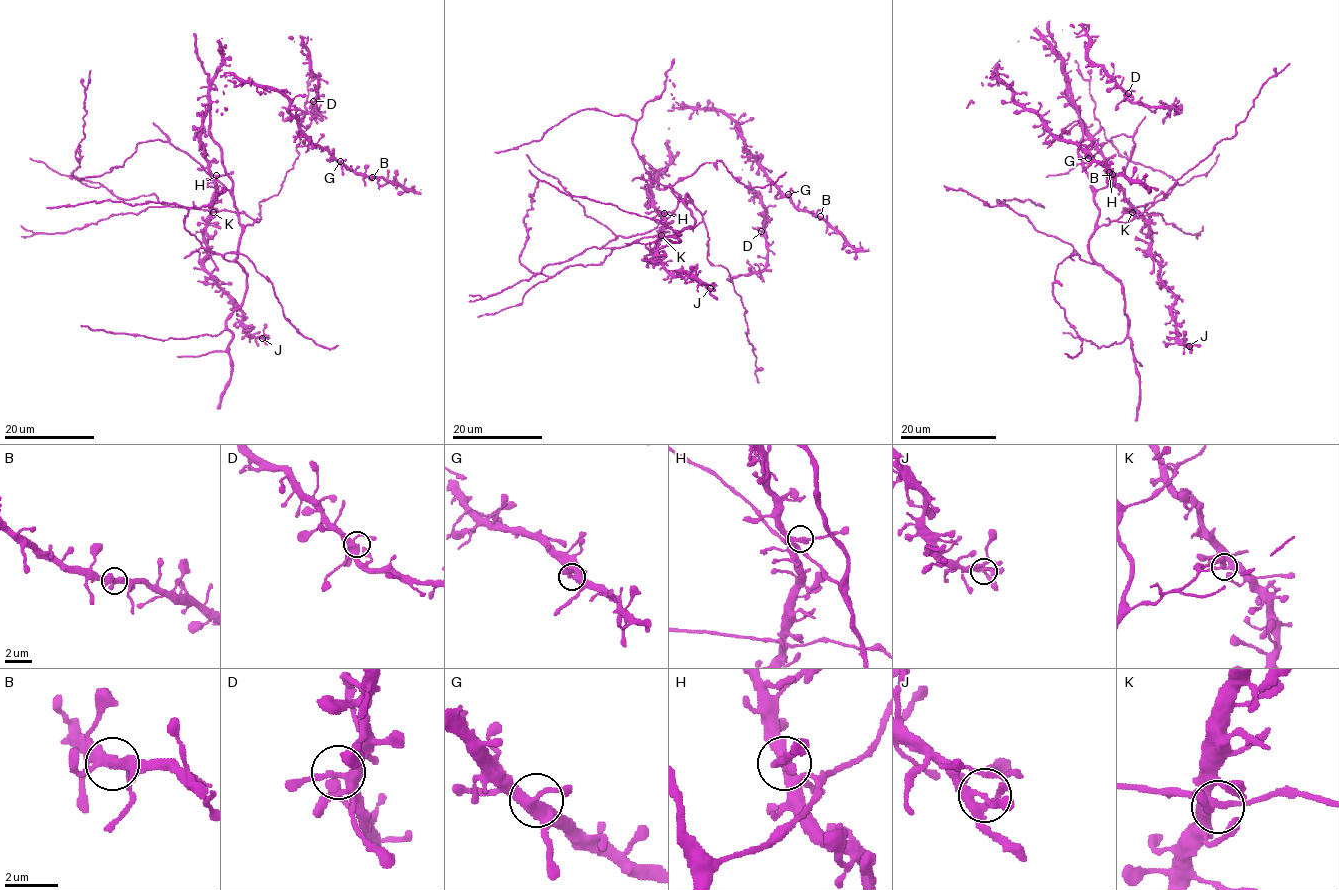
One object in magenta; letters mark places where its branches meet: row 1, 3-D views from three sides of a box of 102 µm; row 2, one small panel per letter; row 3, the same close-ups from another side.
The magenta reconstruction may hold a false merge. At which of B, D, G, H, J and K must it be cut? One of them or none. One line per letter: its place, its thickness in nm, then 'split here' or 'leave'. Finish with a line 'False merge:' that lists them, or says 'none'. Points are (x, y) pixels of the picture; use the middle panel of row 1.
B: place (820, 216); calibre 300 nm; leave
D: place (761, 231); calibre 320 nm; leave
G: place (788, 194); calibre 260 nm; leave
H: place (664, 213); calibre 280 nm; split here
J: place (710, 288); calibre 300 nm; leave
K: place (661, 235); calibre 200 nm; leave
False merge: H

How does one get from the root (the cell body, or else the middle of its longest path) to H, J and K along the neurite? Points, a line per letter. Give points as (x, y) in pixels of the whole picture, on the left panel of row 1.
H: (209, 105), (202, 121), (200, 145), (208, 169), (216, 175)
J: (209, 105), (200, 145), (216, 191), (205, 226), (204, 269), (242, 312), (242, 326), (262, 338)
K: (209, 105), (202, 121), (200, 145), (216, 186), (213, 212)

